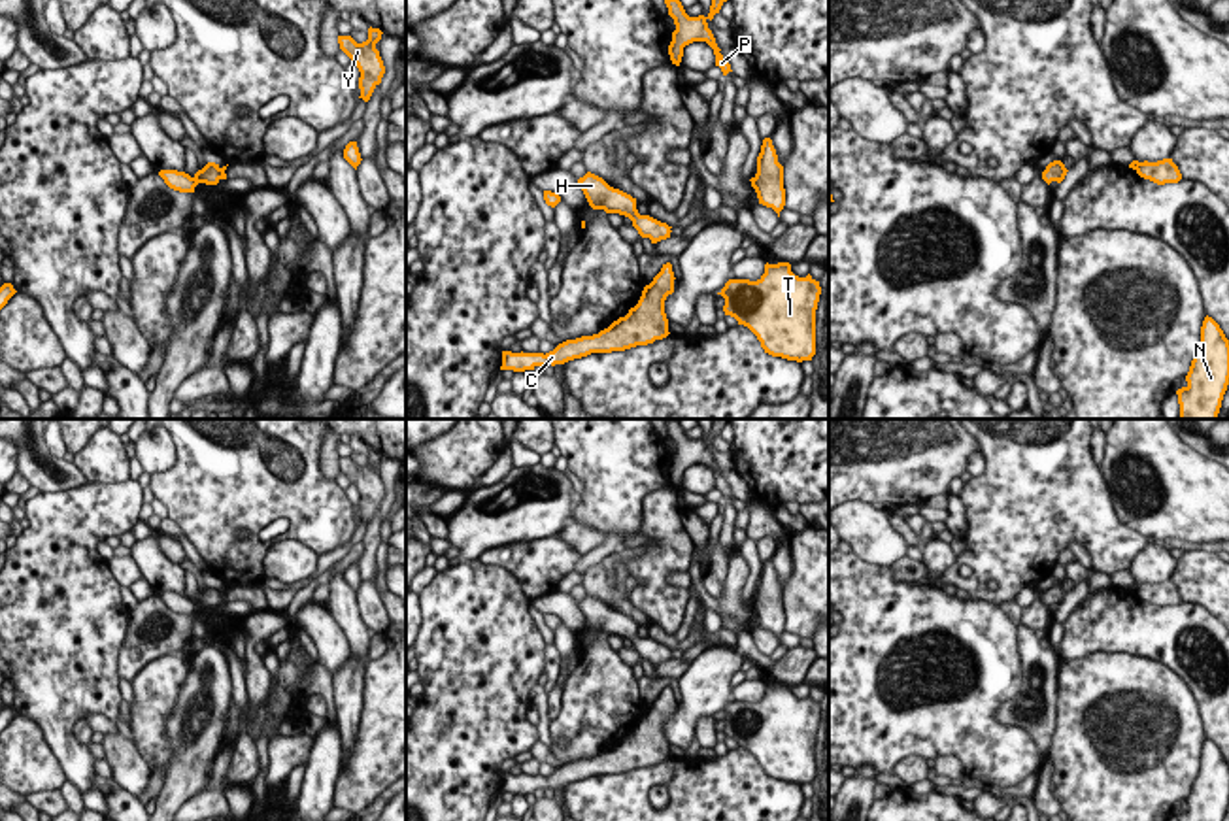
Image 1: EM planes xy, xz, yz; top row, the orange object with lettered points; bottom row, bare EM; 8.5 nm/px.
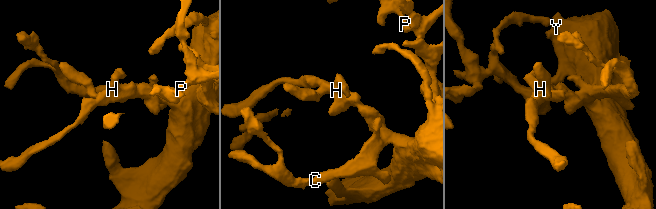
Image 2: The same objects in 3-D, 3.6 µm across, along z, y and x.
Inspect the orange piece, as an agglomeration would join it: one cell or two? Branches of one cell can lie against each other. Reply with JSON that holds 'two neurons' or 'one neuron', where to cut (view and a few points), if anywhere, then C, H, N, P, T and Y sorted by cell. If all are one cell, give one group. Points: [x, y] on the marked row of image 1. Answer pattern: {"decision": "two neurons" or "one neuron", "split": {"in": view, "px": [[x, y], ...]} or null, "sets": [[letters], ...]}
{"decision": "one neuron", "split": null, "sets": [["C", "H", "N", "P", "T", "Y"]]}

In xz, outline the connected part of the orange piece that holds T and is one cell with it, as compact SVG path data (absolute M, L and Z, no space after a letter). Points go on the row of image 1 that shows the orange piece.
M766 262L757 281L729 279L717 294L725 298L725 315L748 327L765 353L797 362L816 355L821 287L810 274L799 277L789 262Z

